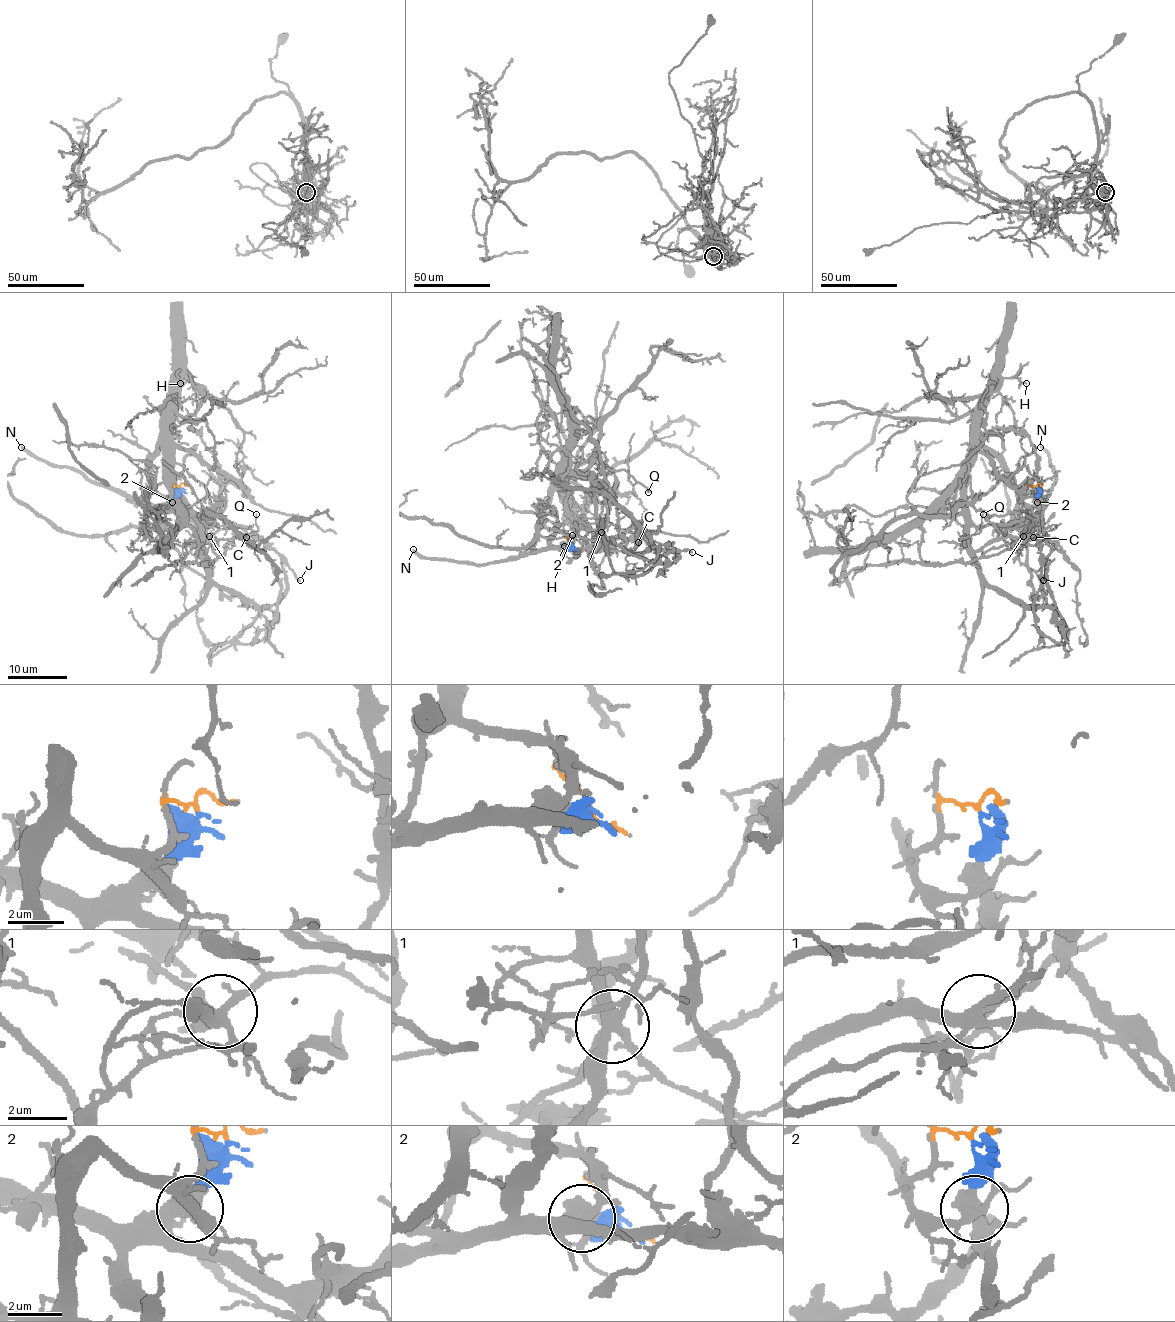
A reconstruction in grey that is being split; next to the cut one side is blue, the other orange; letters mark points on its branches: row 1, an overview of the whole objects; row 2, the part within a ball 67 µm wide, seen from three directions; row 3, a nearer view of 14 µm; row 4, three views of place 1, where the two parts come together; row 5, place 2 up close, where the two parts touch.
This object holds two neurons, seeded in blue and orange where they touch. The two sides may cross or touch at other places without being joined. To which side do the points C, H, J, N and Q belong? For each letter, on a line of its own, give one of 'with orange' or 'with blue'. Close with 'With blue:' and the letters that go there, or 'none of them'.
C: with orange
H: with orange
J: with blue
N: with blue
Q: with orange
With blue: J, N

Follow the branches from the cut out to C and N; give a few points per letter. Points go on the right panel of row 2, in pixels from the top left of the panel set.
C: (1037, 487), (1022, 495), (1013, 475), (977, 446), (965, 491), (968, 545), (980, 551), (1040, 528), (1034, 537)
N: (1037, 487), (1040, 506), (1055, 484), (1050, 457), (1040, 446)

